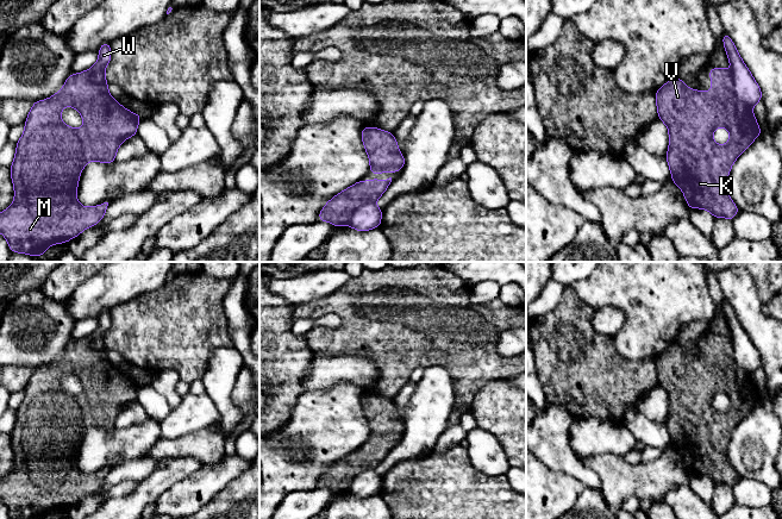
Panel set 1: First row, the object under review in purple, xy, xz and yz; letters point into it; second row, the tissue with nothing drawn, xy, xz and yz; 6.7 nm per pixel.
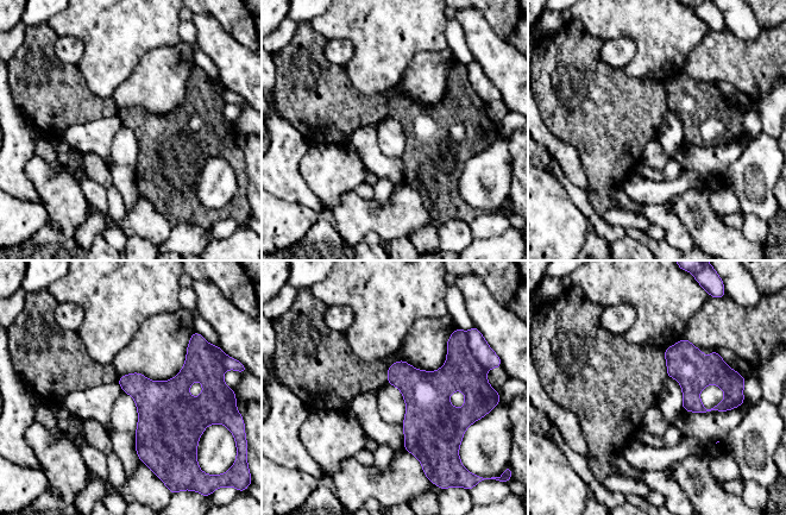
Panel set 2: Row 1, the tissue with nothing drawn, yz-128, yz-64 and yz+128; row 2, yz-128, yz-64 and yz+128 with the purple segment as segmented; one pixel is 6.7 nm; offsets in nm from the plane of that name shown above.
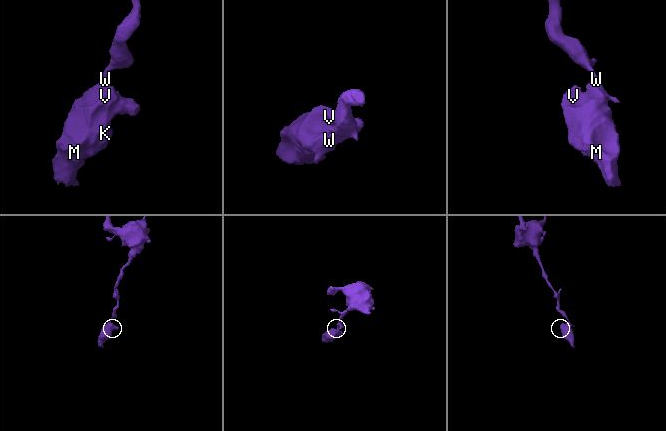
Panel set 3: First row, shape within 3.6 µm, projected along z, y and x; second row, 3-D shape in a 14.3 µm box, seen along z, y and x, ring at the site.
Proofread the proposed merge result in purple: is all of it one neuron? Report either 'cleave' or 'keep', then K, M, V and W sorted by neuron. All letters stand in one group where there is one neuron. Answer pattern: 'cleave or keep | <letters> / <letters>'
cleave | K M V / W

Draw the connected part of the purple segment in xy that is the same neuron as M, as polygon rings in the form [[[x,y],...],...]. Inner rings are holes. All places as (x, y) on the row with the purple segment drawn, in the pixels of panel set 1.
[[[88,69],[71,74],[65,80],[63,88],[51,98],[33,102],[24,123],[24,133],[15,144],[15,157],[10,168],[14,186],[14,202],[0,212],[0,233],[7,239],[11,252],[21,252],[40,258],[51,244],[67,243],[104,218],[108,202],[94,207],[83,207],[77,201],[76,189],[81,170],[90,161],[113,163],[118,148],[126,138],[136,136],[138,123],[143,117],[130,112],[118,104],[108,92],[102,90],[107,87],[107,82],[104,86],[94,82],[92,71]],[[67,105],[80,112],[85,121],[83,127],[71,129],[62,121],[61,112]]]

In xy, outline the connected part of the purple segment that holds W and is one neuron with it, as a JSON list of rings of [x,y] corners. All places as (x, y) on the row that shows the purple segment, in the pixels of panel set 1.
[[[104,43],[100,45],[99,50],[99,60],[96,63],[89,69],[92,71],[92,80],[100,86],[106,83],[105,79],[105,68],[111,61],[111,44]]]

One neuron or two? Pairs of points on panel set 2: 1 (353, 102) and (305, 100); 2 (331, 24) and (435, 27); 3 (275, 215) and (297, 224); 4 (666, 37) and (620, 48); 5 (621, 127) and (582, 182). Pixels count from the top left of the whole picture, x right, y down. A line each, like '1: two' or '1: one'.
1: one
2: one
3: one
4: two
5: two

